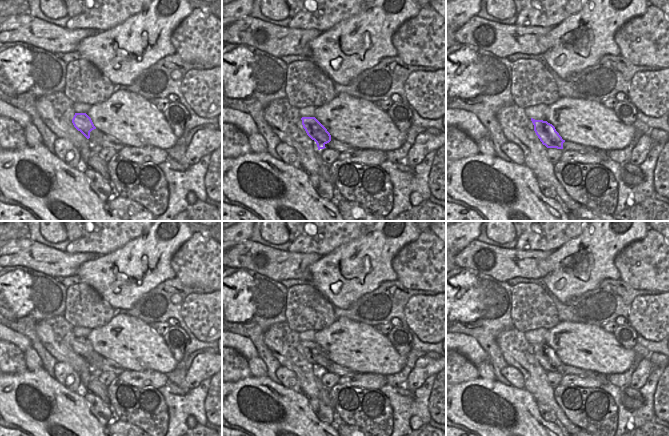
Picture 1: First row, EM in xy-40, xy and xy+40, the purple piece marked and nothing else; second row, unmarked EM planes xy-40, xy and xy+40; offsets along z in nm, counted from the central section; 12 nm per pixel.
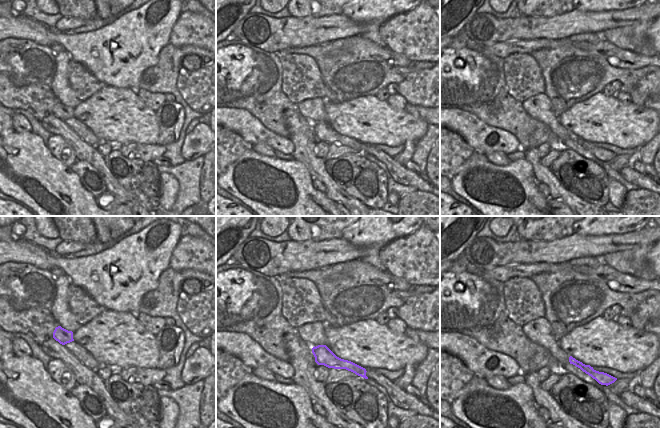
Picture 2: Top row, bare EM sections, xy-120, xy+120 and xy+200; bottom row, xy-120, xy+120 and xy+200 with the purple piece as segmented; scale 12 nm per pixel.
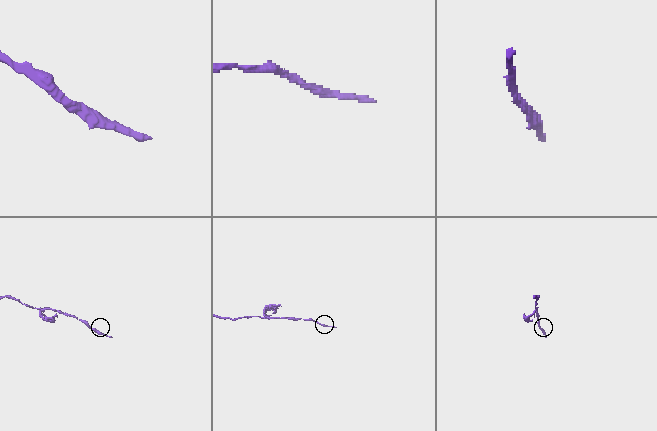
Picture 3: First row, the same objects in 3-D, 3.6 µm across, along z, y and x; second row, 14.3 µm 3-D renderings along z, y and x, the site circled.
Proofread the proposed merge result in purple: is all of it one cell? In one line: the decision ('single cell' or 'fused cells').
single cell

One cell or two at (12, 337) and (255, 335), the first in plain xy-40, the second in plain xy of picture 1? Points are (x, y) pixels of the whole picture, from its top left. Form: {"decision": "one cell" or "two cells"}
{"decision": "two cells"}

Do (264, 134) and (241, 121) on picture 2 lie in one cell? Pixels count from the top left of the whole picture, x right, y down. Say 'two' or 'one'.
one

